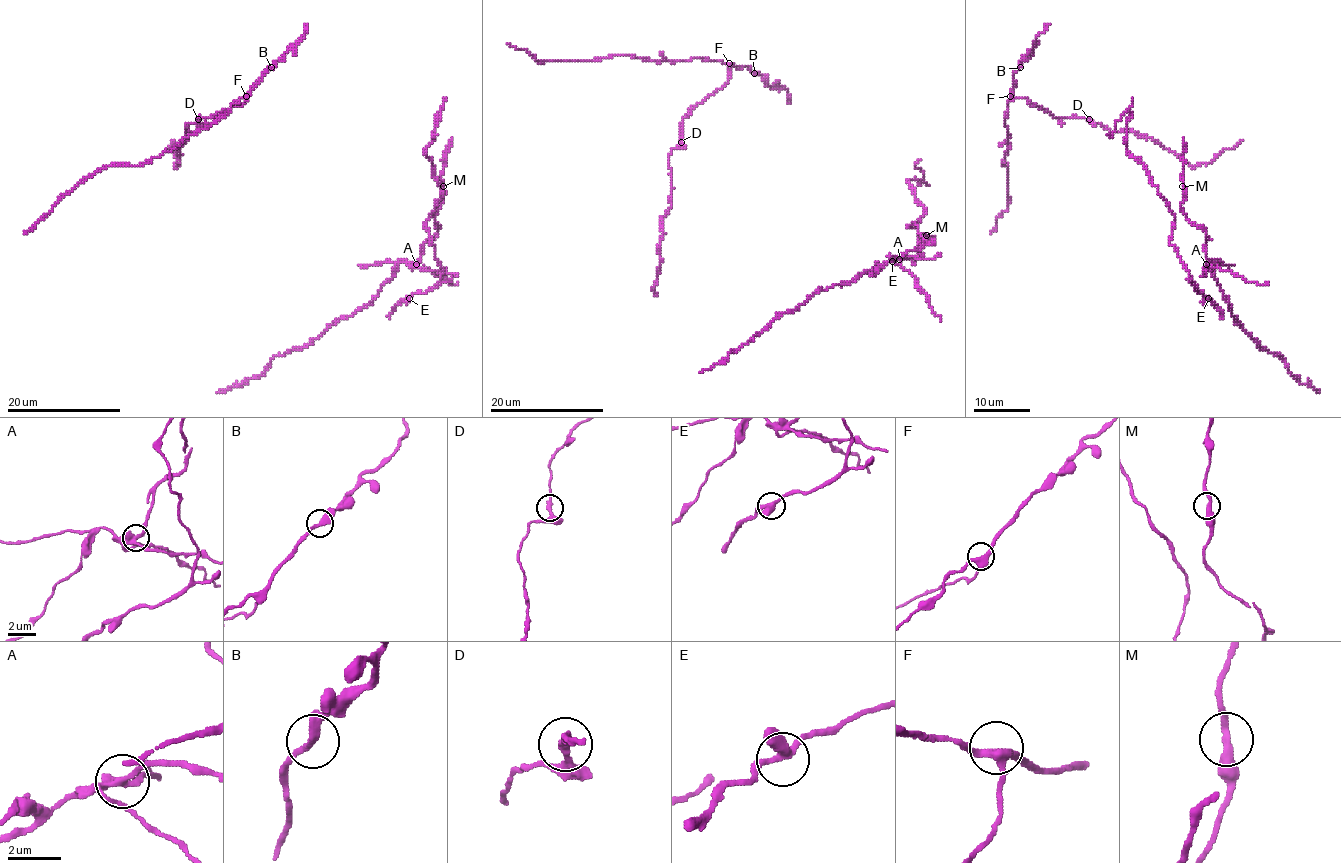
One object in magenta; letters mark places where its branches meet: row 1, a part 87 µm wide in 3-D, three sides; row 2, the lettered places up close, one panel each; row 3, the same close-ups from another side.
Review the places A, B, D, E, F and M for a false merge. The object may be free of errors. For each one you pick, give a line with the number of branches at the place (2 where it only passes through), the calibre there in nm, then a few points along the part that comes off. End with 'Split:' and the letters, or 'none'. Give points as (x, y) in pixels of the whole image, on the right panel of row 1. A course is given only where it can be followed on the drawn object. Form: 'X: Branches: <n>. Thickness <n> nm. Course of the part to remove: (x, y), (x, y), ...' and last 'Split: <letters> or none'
A: Branches: 3. Thickness 280 nm. Course of the part to remove: (1207, 264), (1211, 260), (1212, 276), (1241, 327), (1260, 348), (1279, 355), (1301, 383), (1320, 392)
Split: A

